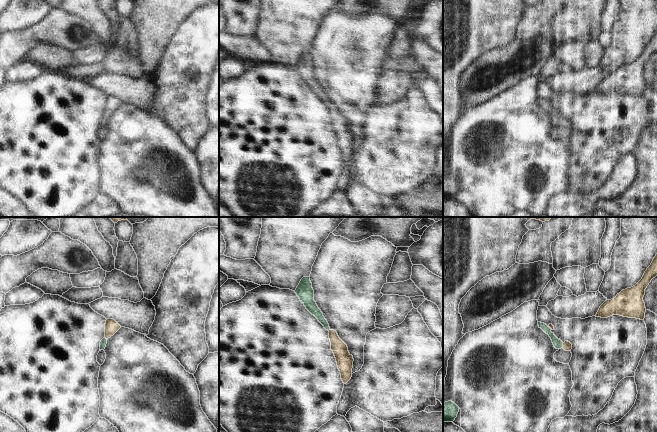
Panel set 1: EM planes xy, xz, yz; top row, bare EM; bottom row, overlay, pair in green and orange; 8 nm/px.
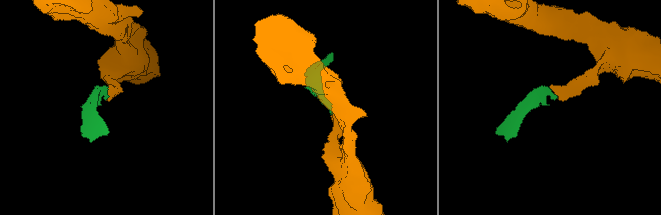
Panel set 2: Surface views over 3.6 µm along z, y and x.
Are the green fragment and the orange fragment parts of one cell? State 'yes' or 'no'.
yes

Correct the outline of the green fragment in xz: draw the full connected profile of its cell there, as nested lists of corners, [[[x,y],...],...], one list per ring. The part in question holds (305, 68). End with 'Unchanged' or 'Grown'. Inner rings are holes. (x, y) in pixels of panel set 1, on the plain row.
[[[303,53],[301,55],[295,66],[295,69],[299,73],[300,77],[304,79],[306,85],[318,95],[318,97],[324,102],[326,106],[329,107],[329,100],[314,77],[314,66],[312,64],[310,53]]]. Unchanged

